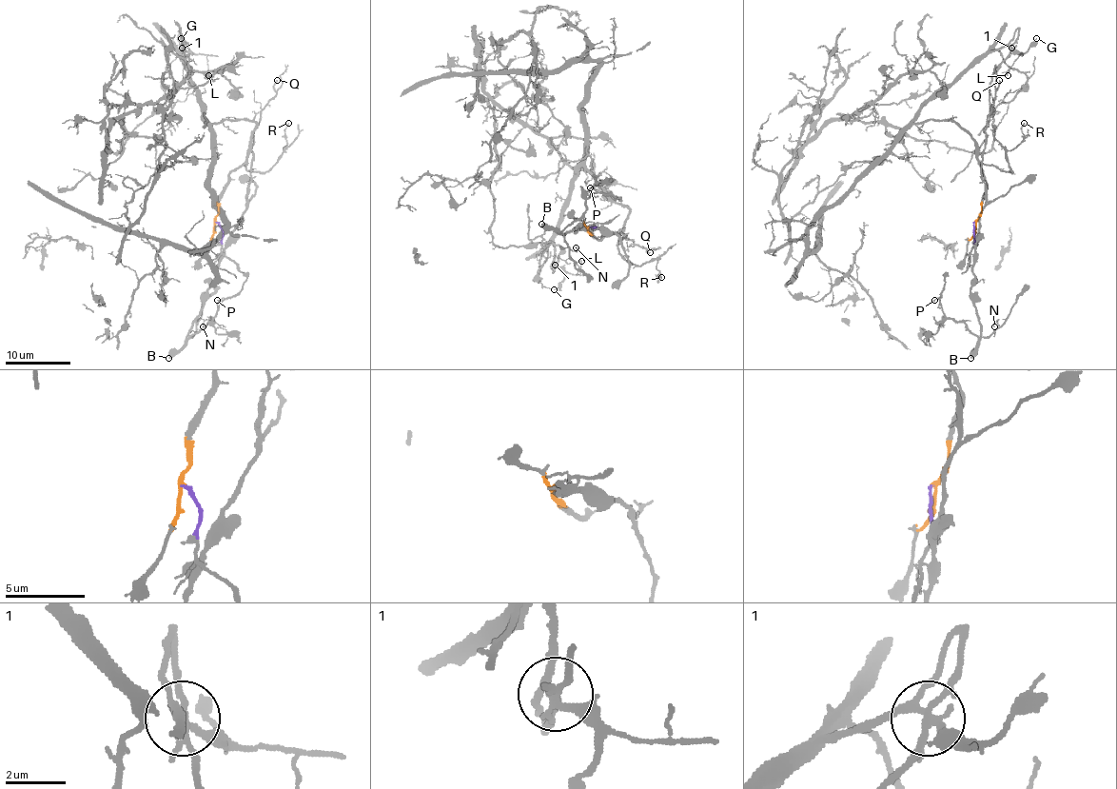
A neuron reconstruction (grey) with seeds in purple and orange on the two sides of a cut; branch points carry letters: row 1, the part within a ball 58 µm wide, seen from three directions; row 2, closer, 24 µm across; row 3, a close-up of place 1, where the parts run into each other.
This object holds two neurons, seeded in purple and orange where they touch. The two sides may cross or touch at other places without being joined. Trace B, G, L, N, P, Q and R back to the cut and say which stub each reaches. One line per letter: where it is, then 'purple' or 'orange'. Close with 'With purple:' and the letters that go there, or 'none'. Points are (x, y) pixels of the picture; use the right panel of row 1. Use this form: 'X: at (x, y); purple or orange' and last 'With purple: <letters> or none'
B: at (970, 358); purple
G: at (1036, 38); orange
L: at (1008, 75); orange
N: at (994, 326); purple
P: at (934, 300); purple
Q: at (999, 80); purple
R: at (1024, 123); orange
With purple: B, N, P, Q

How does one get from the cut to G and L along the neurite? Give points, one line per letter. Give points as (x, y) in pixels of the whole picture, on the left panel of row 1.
G: (217, 222), (256, 125), (210, 123), (181, 38)
L: (217, 222), (228, 175), (246, 159), (256, 125), (210, 123), (181, 46), (205, 54), (208, 75)

